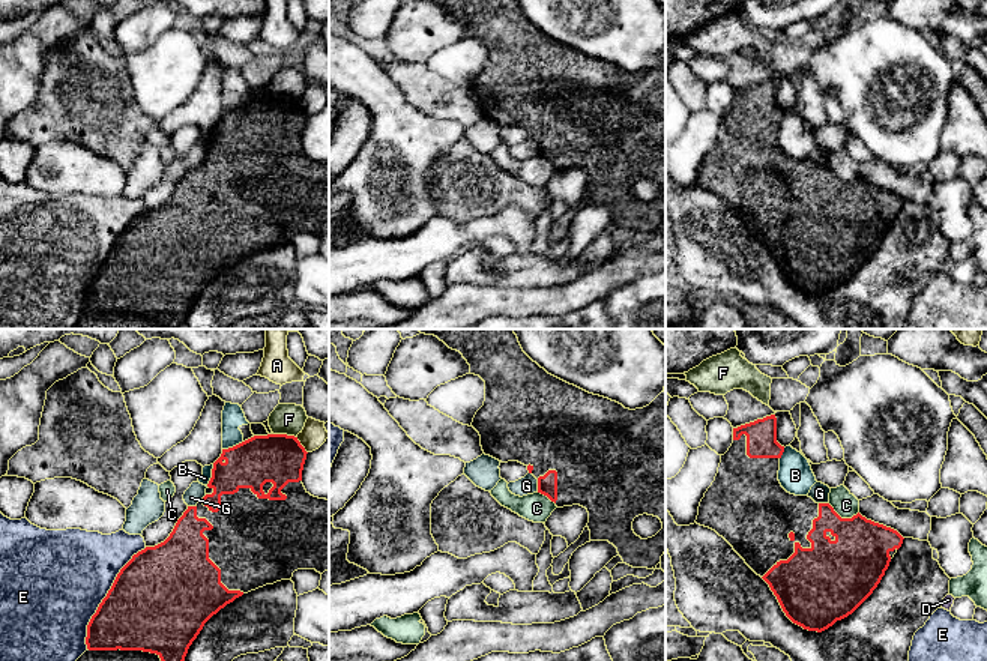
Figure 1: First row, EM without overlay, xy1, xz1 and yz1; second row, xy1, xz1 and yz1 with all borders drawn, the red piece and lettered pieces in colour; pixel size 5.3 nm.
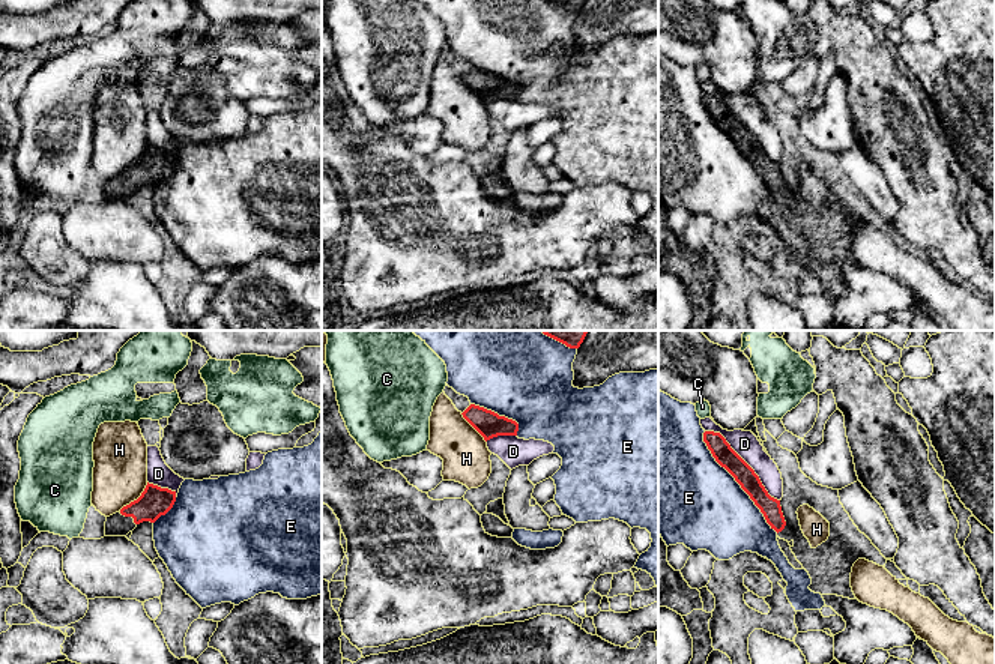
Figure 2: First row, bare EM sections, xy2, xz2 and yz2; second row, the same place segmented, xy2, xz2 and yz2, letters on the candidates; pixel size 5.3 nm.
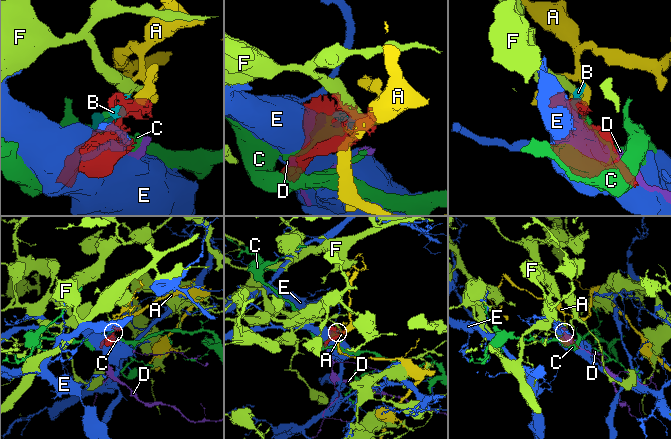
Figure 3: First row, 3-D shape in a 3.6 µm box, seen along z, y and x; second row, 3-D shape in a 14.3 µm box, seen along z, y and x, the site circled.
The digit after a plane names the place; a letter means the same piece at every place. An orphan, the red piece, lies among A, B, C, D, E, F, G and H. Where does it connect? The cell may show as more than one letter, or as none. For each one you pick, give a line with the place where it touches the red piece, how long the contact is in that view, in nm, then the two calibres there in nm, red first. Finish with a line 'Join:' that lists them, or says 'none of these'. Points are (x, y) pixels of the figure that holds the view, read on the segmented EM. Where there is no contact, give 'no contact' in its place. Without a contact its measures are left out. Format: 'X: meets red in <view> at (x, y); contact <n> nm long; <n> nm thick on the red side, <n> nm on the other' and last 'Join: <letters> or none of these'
Join: none of these

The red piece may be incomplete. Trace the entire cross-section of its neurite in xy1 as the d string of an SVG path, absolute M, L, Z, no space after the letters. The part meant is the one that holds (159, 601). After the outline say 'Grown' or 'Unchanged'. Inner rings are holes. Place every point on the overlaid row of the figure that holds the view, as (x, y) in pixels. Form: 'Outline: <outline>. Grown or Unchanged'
Outline: M267 434L254 436L233 448L222 449L221 457L213 463L212 478L206 488L206 496L195 506L188 506L177 520L170 536L155 545L146 547L132 556L120 569L107 596L99 604L96 613L87 625L86 644L89 650L143 650L156 653L161 661L185 661L189 646L197 638L204 623L227 604L236 598L281 580L291 580L297 569L315 569L323 574L329 569L329 500L311 496L302 484L302 470L306 460L306 451L294 436Z. Grown

